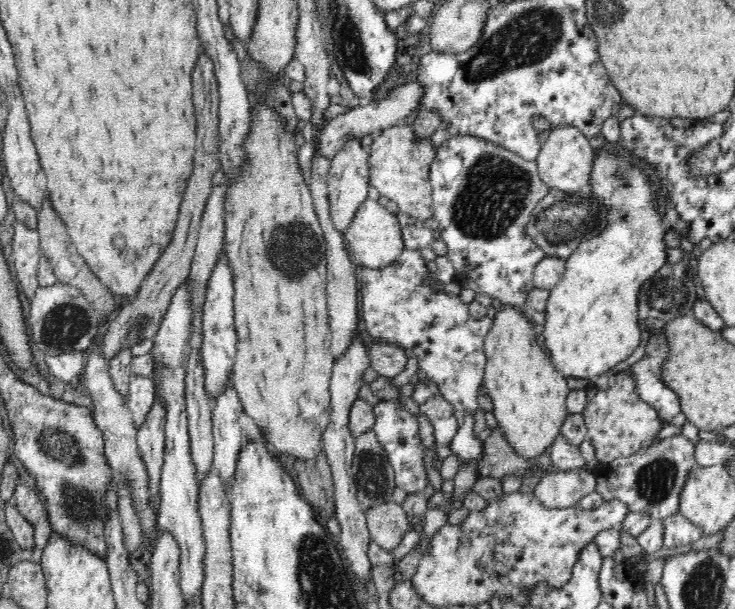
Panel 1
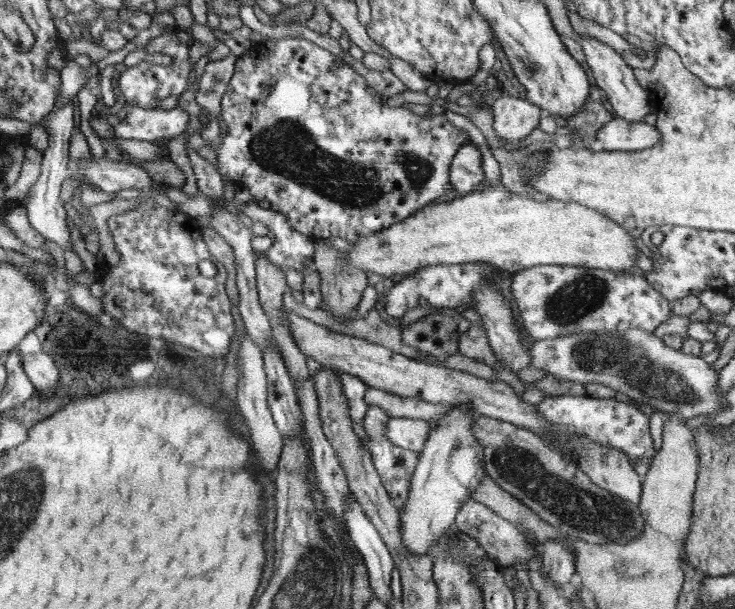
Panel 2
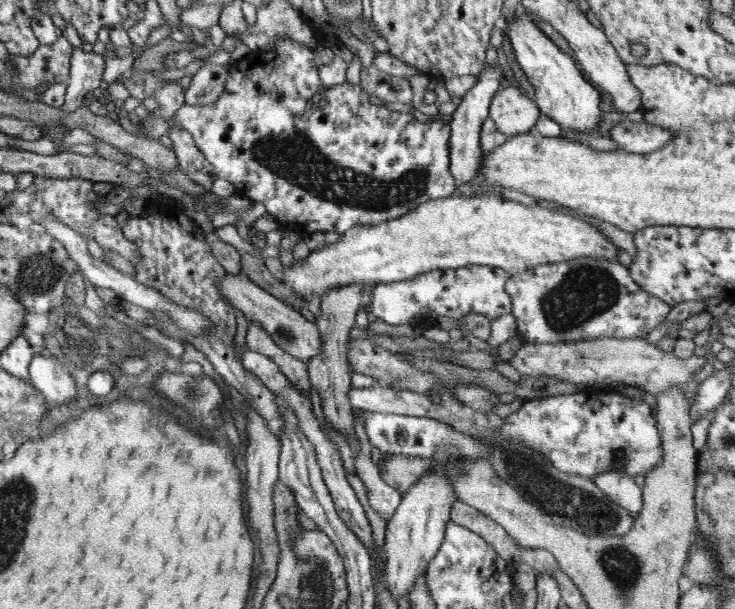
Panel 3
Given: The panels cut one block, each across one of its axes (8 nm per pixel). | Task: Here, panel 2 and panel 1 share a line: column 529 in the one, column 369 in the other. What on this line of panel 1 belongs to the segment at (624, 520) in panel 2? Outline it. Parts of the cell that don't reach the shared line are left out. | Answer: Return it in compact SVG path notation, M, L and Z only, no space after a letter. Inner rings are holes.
M372 430L355 438L352 474L356 482L360 508L368 512L372 506L392 501L395 474L384 448Z

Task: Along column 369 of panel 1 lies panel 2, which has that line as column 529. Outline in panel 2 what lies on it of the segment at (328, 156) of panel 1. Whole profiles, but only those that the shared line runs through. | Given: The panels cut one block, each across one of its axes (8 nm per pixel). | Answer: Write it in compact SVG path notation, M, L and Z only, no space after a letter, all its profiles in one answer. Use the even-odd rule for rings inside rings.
M503 94L489 108L493 132L504 141L523 140L539 125L540 107L526 99Z

